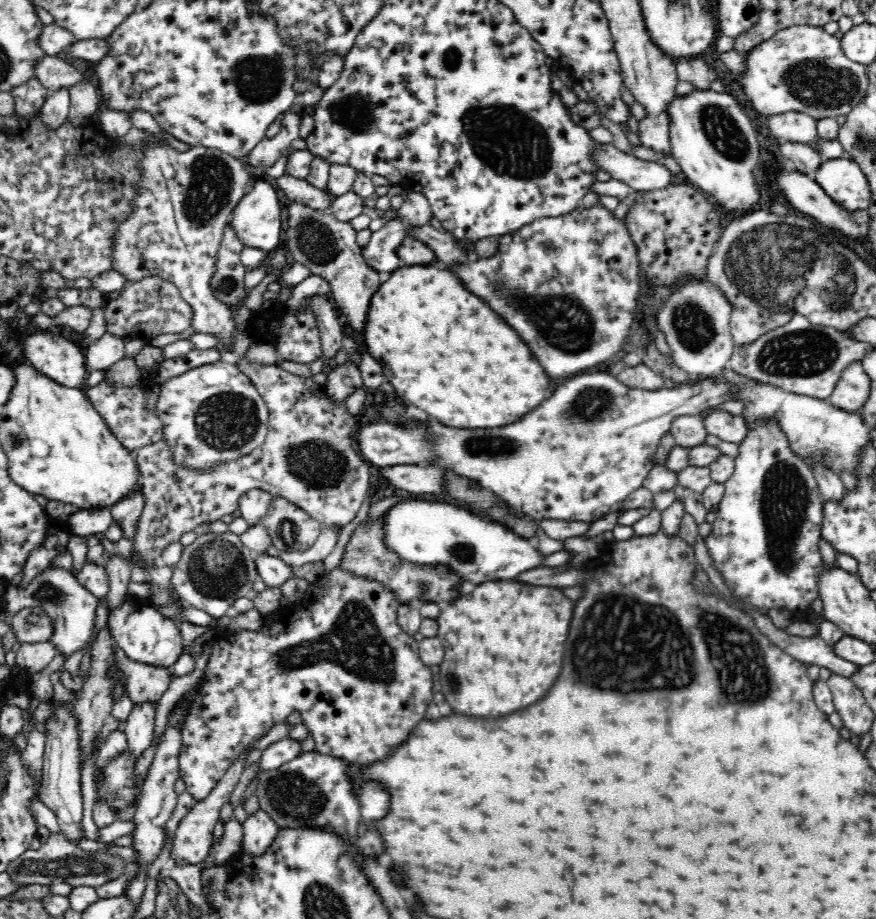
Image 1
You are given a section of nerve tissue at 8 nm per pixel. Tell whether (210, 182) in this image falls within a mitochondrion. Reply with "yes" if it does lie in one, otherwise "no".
yes

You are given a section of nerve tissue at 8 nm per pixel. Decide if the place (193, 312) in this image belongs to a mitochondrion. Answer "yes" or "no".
no

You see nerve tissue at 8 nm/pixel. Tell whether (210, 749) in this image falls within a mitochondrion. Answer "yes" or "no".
no

